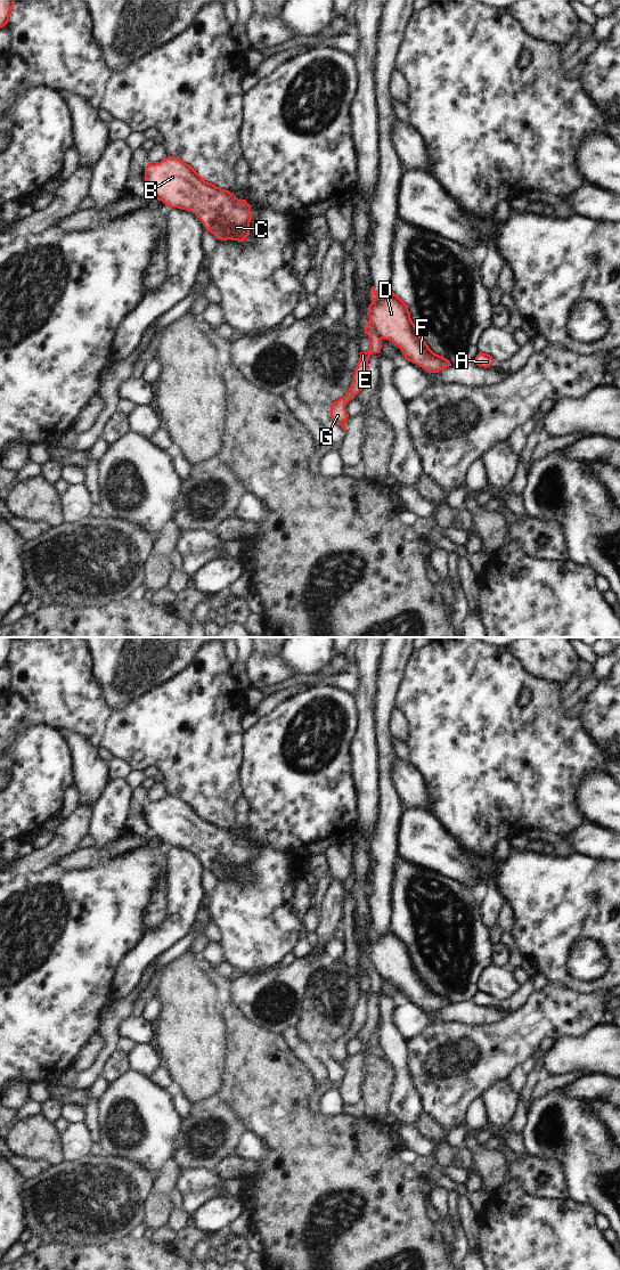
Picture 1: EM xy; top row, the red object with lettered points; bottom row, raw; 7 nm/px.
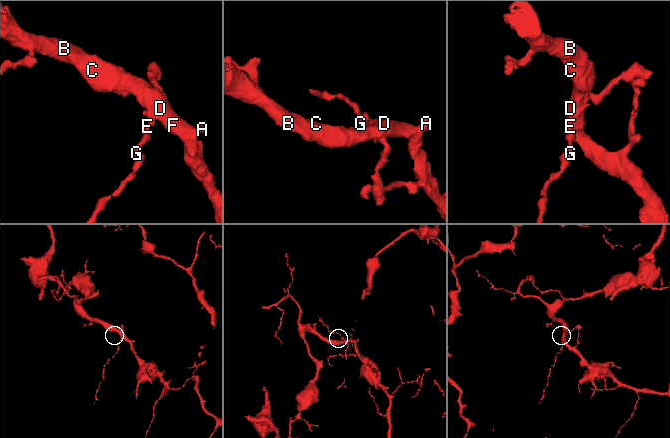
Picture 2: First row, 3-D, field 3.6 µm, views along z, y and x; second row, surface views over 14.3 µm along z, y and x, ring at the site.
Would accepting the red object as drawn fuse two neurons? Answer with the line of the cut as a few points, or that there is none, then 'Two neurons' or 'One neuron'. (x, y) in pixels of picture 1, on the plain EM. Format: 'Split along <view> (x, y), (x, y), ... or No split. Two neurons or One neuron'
Split along xy (370, 960), (382, 976). Two neurons.

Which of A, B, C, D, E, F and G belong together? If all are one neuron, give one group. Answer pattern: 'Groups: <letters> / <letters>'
Groups: A B C D F / E G.

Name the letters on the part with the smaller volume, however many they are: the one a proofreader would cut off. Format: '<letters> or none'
E, G

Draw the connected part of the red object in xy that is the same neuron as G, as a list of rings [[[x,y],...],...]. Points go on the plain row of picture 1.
[[[366,961],[364,963],[364,968],[369,976],[369,988],[366,991],[360,991],[360,996],[354,1008],[353,1018],[348,1031],[331,1043],[332,1058],[336,1063],[341,1064],[344,1069],[345,1060],[349,1056],[345,1044],[352,1035],[357,1034],[365,1026],[368,1018],[368,998],[373,992],[380,992],[382,987],[382,976],[376,969],[376,966],[372,961]]]

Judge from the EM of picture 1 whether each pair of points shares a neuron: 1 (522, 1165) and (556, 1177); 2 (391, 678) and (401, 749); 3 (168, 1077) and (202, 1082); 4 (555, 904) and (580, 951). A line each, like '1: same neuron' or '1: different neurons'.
1: same neuron
2: different neurons
3: different neurons
4: different neurons

